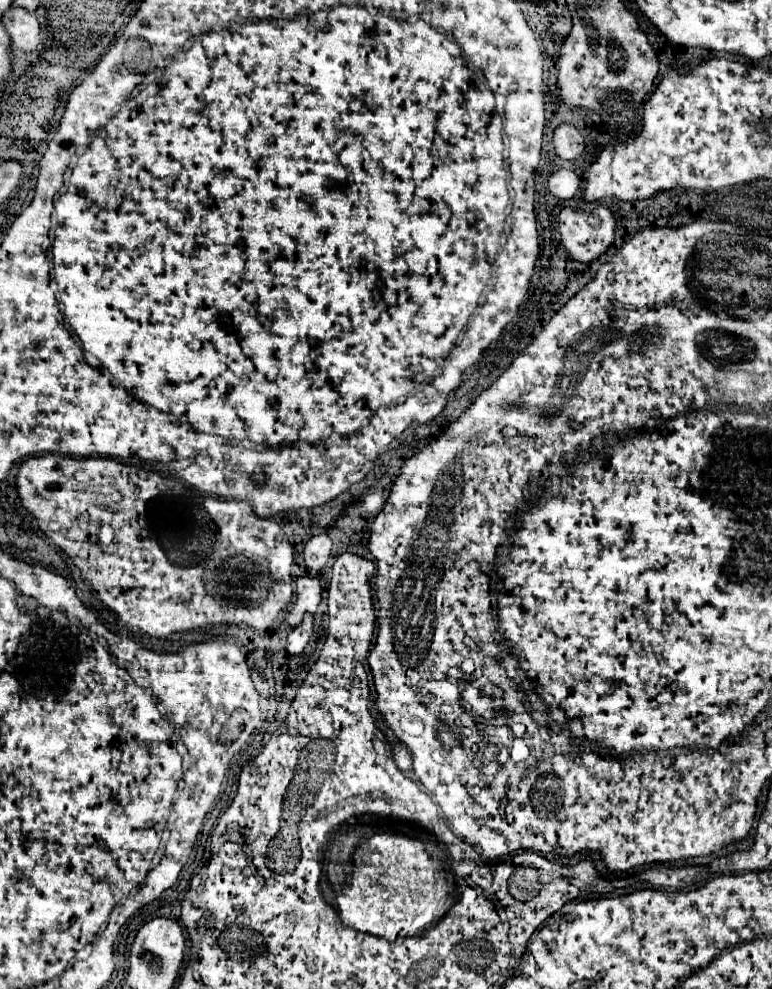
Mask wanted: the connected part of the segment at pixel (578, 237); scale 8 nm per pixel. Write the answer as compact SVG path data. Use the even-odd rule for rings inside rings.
M571 206L559 212L561 242L567 252L581 264L589 264L607 252L615 240L615 214L607 206L591 212Z

